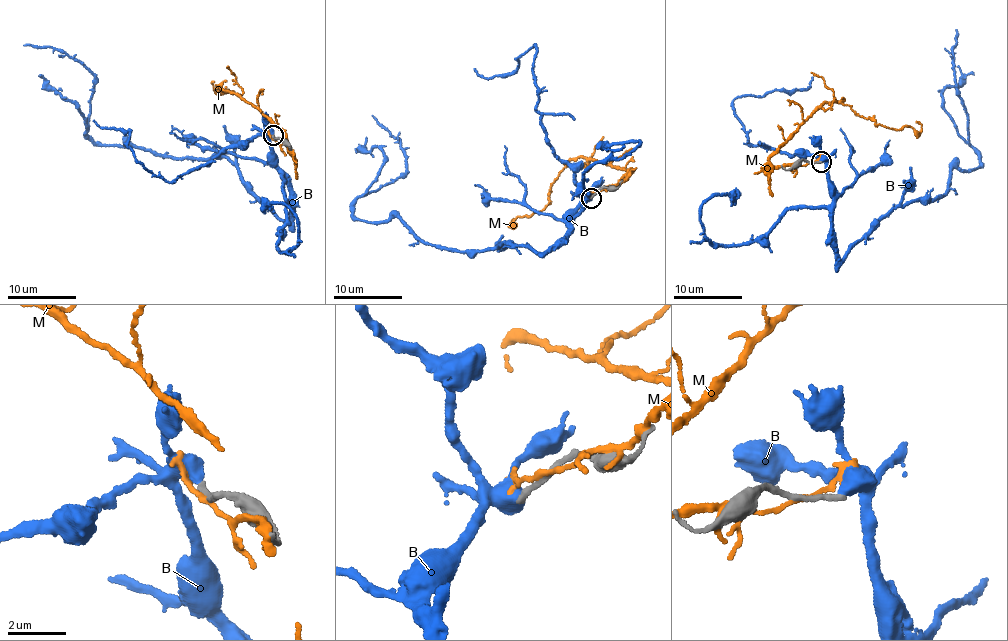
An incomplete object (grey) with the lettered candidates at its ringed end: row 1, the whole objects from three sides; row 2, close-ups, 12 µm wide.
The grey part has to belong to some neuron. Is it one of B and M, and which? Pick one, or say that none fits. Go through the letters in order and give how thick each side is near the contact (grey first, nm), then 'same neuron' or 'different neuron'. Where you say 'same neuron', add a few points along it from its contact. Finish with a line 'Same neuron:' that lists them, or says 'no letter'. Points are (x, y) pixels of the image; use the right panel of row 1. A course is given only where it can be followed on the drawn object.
B: 190/550 nm | different neuron
M: 170/150 nm | different neuron
Same neuron: no letter

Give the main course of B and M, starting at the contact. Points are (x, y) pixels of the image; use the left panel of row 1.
B: (272, 134), (289, 221), (246, 190), (225, 157), (98, 143), (86, 132), (94, 73), (48, 46), (23, 45)
M: (275, 138), (288, 150), (282, 130), (256, 107), (220, 88), (223, 93), (233, 91), (215, 90), (214, 82)

